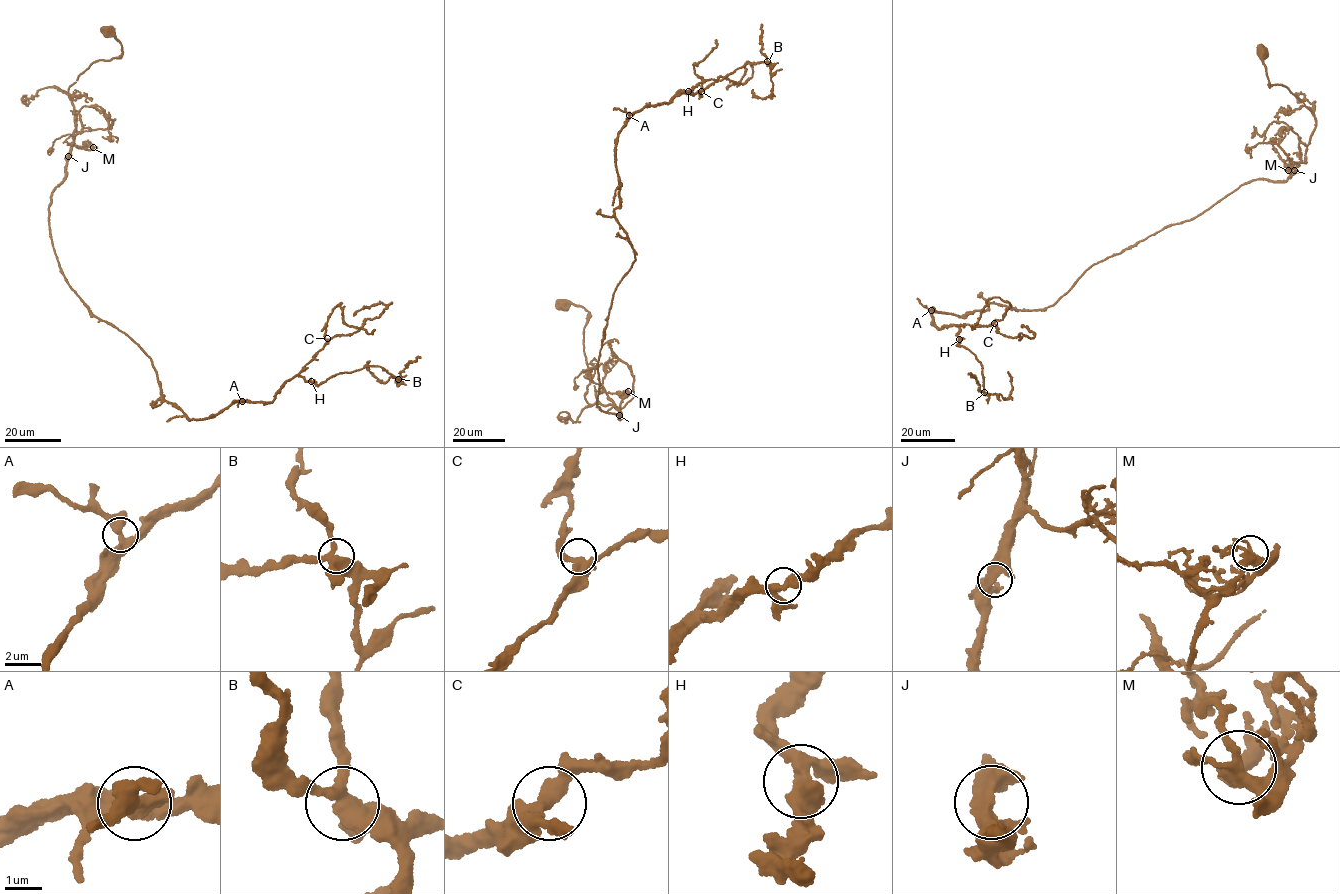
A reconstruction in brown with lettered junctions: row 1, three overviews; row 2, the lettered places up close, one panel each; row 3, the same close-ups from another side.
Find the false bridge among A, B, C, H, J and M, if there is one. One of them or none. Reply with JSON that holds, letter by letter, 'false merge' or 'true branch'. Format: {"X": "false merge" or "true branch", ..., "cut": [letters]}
{"A": "true branch", "B": "true branch", "C": "true branch", "H": "true branch", "J": "true branch", "M": "true branch", "cut": []}

